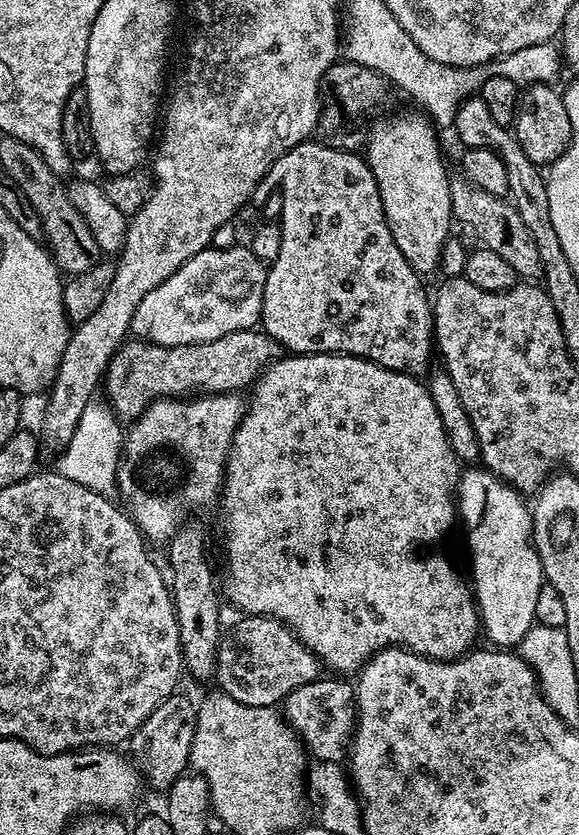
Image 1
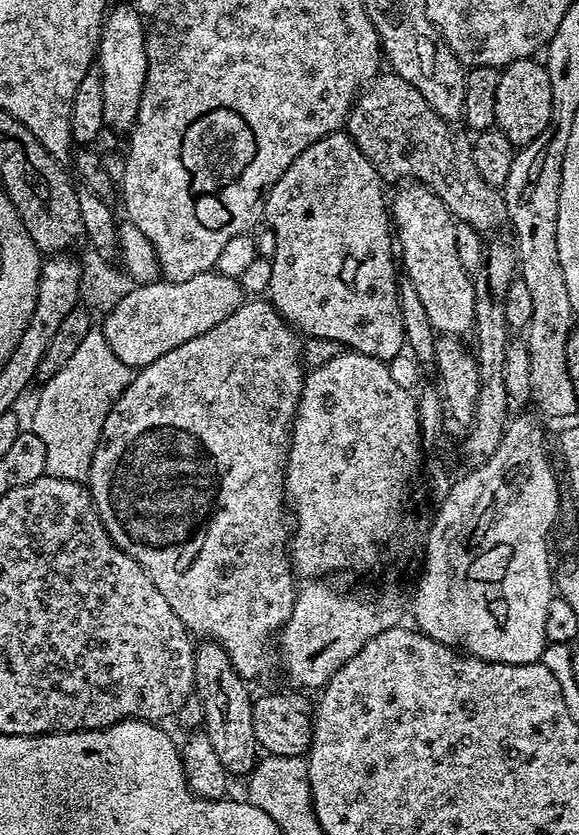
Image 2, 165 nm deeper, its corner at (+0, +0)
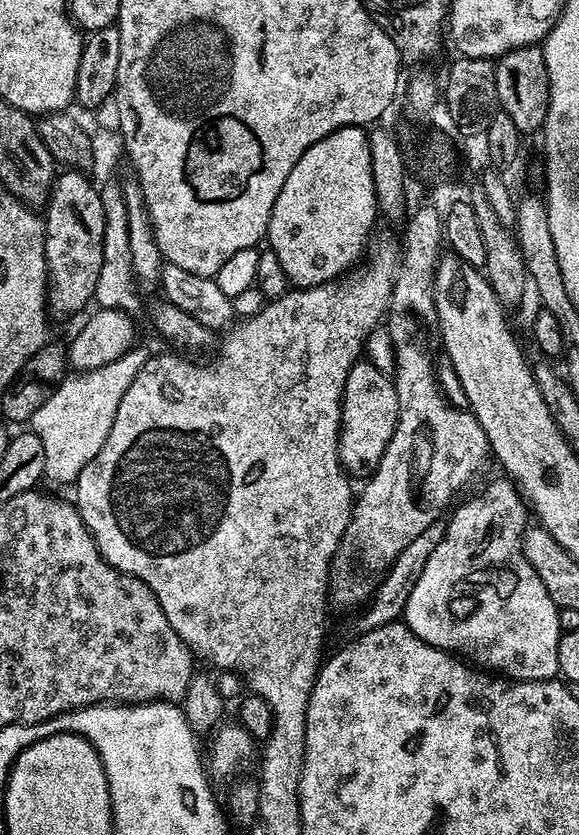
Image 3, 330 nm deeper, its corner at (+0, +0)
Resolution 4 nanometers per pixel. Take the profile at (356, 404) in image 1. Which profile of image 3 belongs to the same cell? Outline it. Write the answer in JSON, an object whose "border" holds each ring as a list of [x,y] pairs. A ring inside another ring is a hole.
{"border":[[[357,362],[350,370],[344,387],[344,403],[340,405],[340,462],[349,473],[371,473],[383,456],[383,451],[394,434],[399,418],[399,402],[395,394],[393,381],[383,372],[379,372],[370,362]]]}

